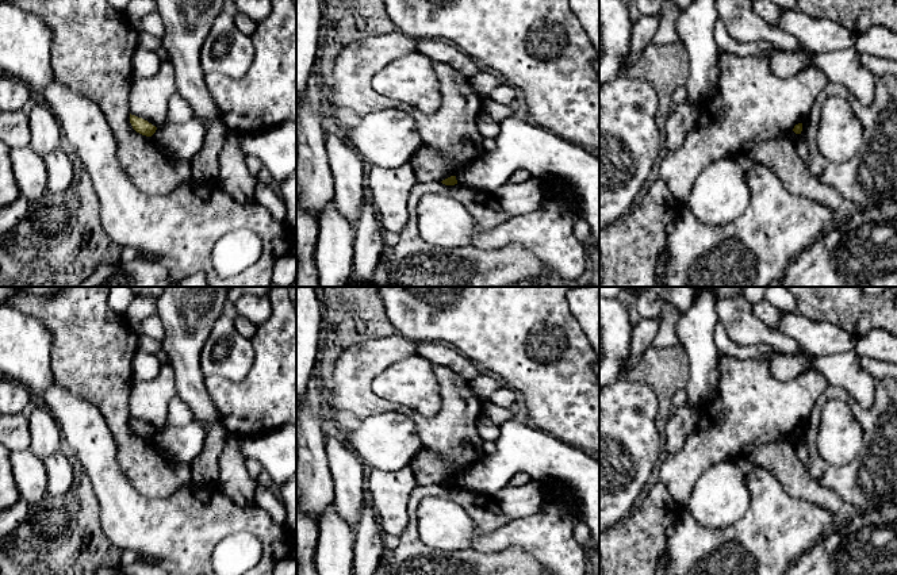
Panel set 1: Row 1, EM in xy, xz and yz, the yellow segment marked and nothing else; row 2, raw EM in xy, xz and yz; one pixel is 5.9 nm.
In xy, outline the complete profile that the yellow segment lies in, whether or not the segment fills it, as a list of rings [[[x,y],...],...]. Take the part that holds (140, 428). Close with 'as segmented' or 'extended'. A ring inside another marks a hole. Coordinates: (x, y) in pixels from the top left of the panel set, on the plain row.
[[[130,417],[130,426],[137,436],[146,440],[152,440],[157,433],[157,430],[149,426],[147,423],[131,417]]] | as segmented

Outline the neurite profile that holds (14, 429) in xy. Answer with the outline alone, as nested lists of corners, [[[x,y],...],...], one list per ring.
[[[23,413],[0,415],[0,444],[11,453],[30,448],[30,423]]]

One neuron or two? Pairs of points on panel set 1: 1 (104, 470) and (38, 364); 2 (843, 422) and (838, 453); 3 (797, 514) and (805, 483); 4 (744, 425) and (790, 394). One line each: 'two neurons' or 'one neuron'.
1: two neurons
2: one neuron
3: two neurons
4: one neuron

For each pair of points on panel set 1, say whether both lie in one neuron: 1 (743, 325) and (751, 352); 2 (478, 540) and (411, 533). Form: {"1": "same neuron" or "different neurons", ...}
{"1": "different neurons", "2": "different neurons"}

